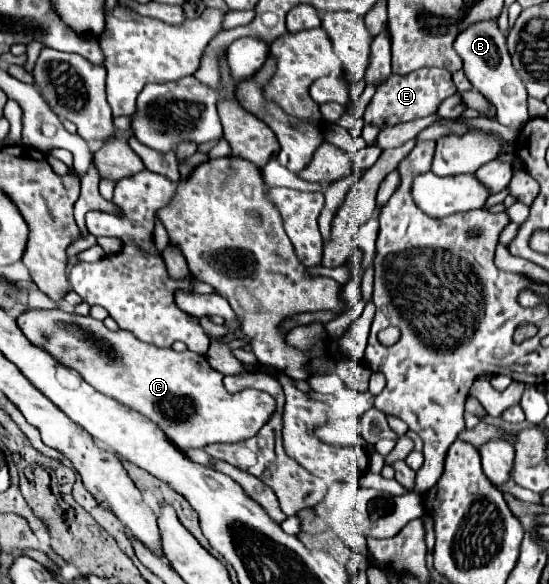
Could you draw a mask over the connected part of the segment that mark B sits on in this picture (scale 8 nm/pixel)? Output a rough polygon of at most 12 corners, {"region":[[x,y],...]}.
{"region":[[496,20],[454,40],[462,70],[512,130],[528,122],[526,88]]}

